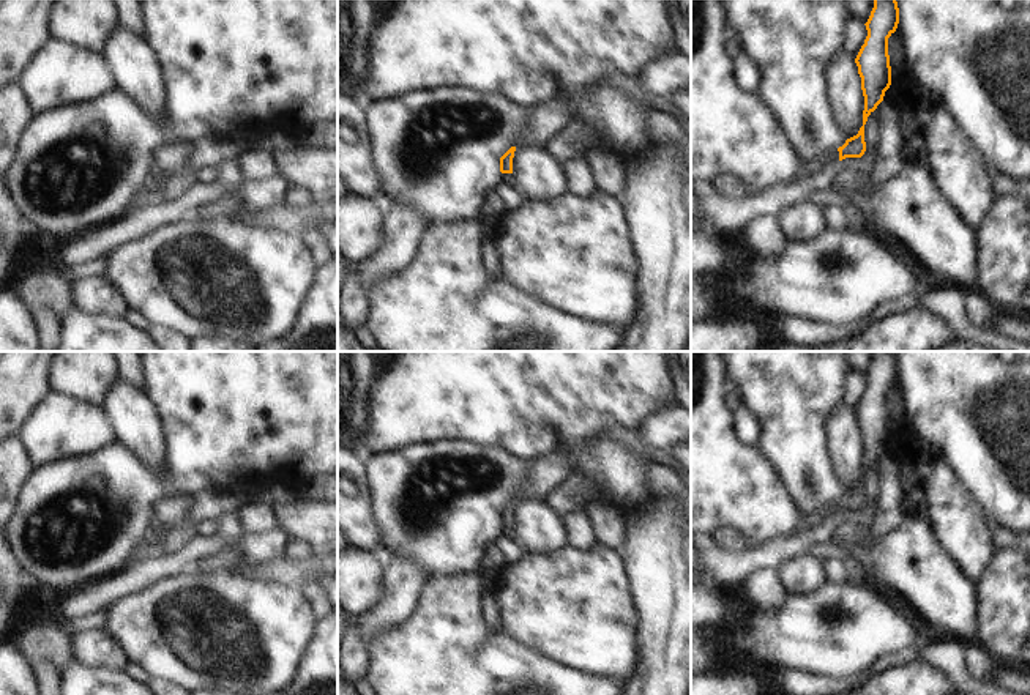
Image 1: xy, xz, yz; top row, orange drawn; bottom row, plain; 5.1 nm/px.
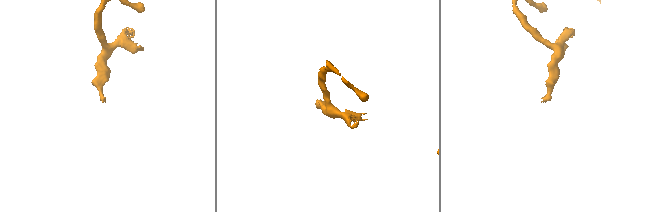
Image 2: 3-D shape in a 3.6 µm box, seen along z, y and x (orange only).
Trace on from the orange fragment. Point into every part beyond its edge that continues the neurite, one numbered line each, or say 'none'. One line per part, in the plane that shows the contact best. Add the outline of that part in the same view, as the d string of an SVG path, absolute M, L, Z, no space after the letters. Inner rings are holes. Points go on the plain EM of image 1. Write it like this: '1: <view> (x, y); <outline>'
1: yz (832, 512); M833 503L823 512L817 512L812 515L801 514L797 533L806 533L819 525L830 522L830 520L839 522L839 518L841 518L839 504Z

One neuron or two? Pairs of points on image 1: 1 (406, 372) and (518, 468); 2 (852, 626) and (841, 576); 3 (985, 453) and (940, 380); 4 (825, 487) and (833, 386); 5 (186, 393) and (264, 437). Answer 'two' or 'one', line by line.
1: two
2: two
3: one
4: one
5: one

